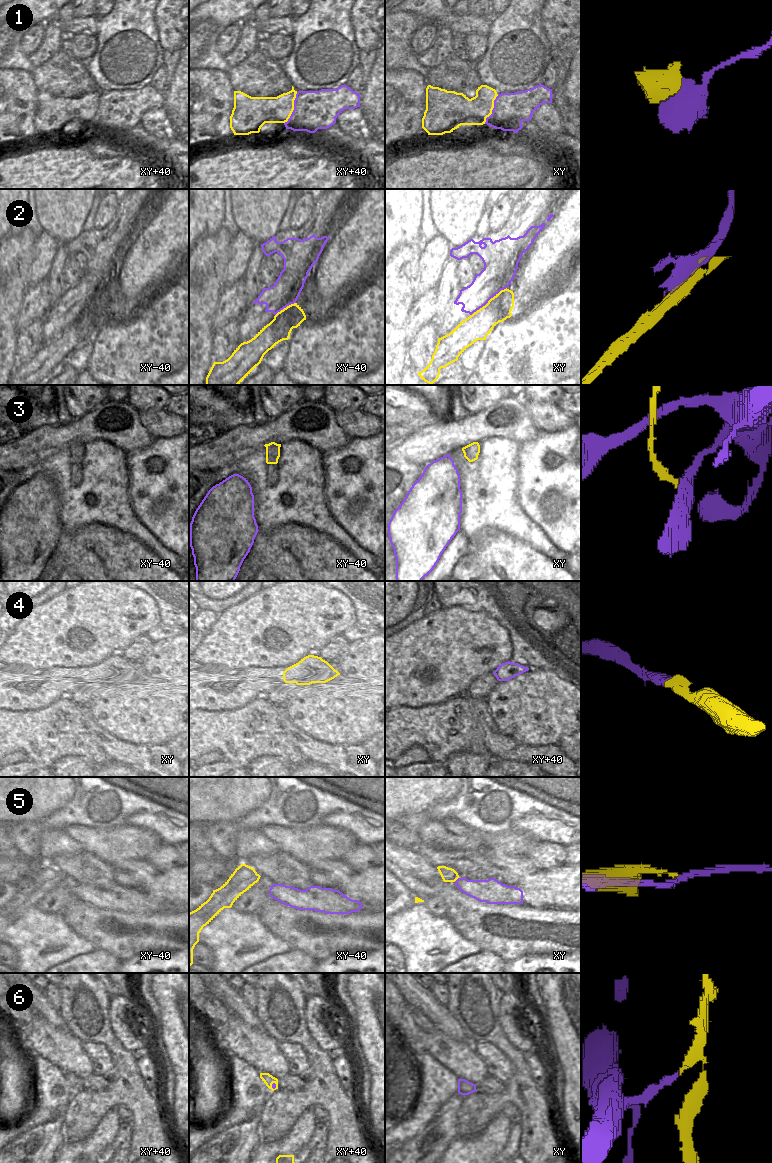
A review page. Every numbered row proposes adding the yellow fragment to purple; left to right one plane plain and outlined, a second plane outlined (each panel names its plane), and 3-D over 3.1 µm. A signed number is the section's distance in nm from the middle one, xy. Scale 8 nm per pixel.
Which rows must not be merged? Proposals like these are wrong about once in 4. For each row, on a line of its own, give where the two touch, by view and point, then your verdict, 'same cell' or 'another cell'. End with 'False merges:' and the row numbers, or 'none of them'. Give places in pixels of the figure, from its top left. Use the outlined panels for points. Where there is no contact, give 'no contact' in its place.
1: contact xy+40 (294, 108); another cell
2: contact xy (488, 300); another cell
3: no contact; another cell
4: no contact; same cell
5: contact xy (457, 879); another cell
6: contact xy+40 (275, 1086); another cell
False merges: 1, 2, 3, 5, 6

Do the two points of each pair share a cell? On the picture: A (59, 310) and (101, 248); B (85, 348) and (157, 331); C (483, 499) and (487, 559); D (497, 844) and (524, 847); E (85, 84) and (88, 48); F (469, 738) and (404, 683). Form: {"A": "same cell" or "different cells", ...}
{"A": "same cell", "B": "different cells", "C": "different cells", "D": "same cell", "E": "different cells", "F": "different cells"}

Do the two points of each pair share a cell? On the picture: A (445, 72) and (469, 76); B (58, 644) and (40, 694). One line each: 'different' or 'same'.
A: same
B: same

